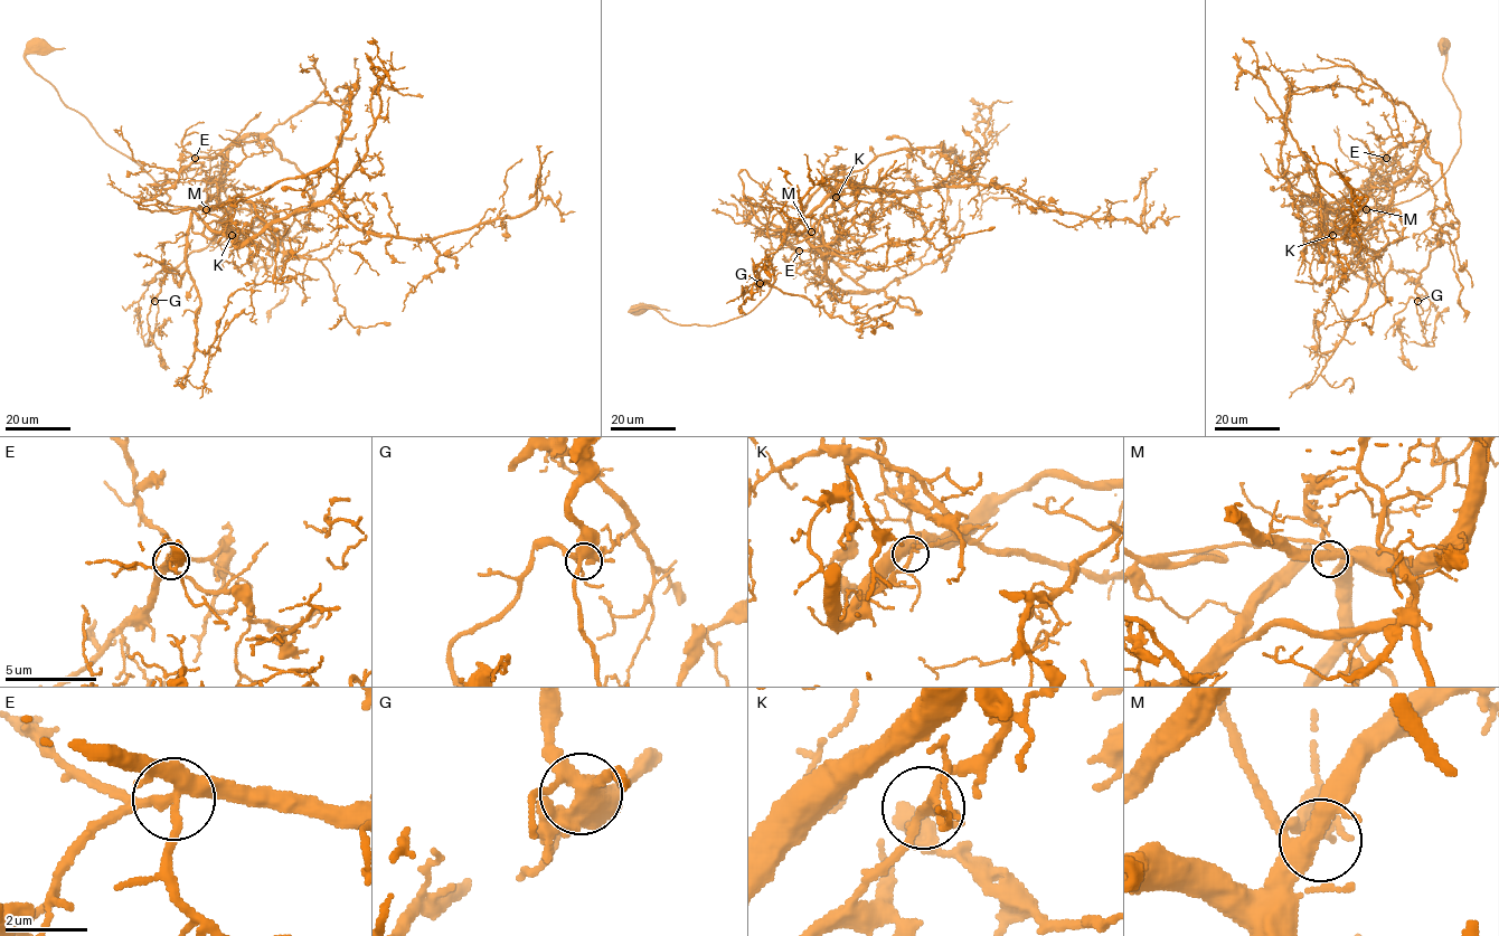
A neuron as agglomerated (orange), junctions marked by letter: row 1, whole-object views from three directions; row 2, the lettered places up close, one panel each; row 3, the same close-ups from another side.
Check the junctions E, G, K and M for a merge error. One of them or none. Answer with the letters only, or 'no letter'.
K

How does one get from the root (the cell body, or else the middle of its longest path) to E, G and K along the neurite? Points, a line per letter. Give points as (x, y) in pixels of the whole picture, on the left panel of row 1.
E: (35, 44), (26, 62), (166, 191), (168, 205), (217, 221), (224, 211), (216, 185), (178, 180), (195, 158)
G: (35, 44), (59, 98), (206, 225), (246, 136), (309, 181), (285, 234), (220, 224), (154, 301)
K: (35, 44), (26, 62), (106, 143), (166, 191), (168, 205), (190, 207), (211, 229), (233, 240), (232, 235)

